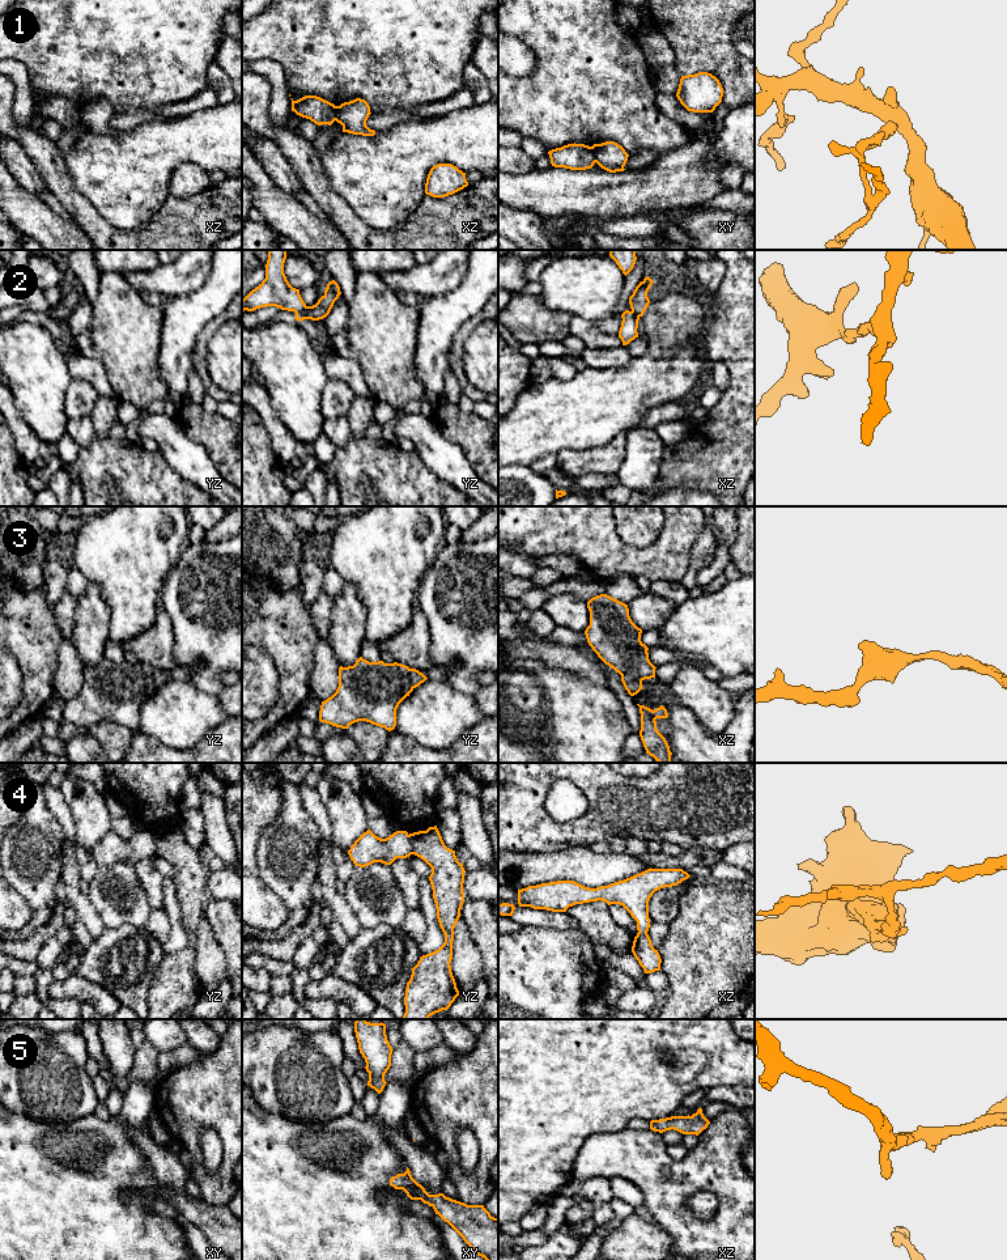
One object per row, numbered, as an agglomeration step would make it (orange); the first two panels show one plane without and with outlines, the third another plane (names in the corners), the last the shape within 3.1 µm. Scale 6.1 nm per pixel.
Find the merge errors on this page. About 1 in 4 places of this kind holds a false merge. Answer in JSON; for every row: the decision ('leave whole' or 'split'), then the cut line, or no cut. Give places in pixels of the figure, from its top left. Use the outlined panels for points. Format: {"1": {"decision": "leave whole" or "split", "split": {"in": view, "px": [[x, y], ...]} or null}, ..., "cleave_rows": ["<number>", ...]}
{"1": {"decision": "split", "split": {"in": "xy", "px": [[590, 147], [595, 161]]}}, "2": {"decision": "split", "split": {"in": "yz", "px": [[307, 306], [296, 313]]}}, "3": {"decision": "leave whole", "split": null}, "4": {"decision": "leave whole", "split": null}, "5": {"decision": "leave whole", "split": null}, "cleave_rows": ["1", "2"]}

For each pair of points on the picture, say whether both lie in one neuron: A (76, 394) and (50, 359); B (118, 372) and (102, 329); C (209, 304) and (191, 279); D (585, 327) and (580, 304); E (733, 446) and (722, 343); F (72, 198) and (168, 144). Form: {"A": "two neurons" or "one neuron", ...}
{"A": "two neurons", "B": "one neuron", "C": "two neurons", "D": "two neurons", "E": "one neuron", "F": "two neurons"}

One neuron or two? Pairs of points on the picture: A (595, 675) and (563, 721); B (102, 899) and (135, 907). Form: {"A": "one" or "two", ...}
{"A": "two", "B": "one"}

